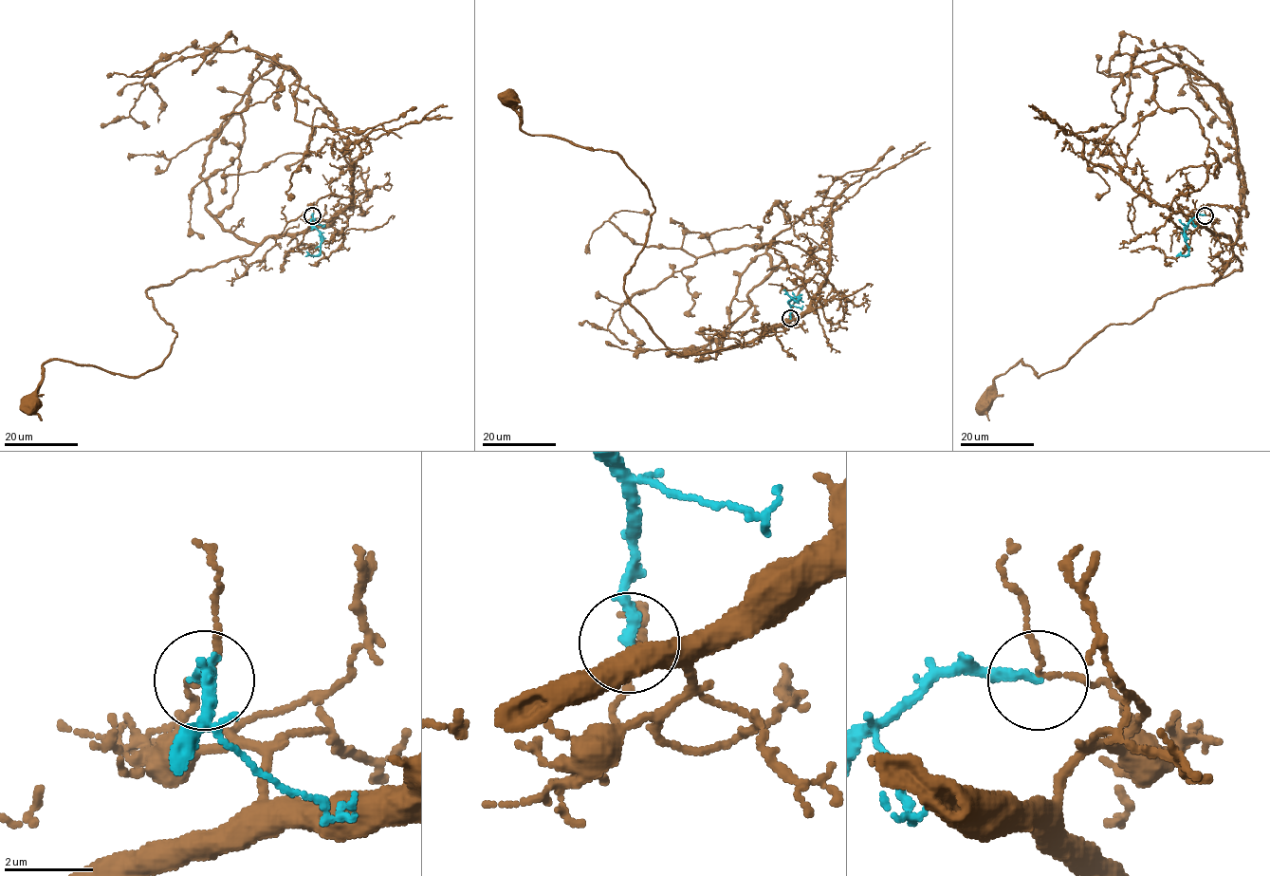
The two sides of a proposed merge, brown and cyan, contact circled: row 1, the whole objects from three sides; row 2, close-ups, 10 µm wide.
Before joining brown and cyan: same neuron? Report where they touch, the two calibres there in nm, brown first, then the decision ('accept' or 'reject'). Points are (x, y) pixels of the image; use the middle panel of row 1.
at (790, 318); 110 nm thick on the brown side, 240 nm on the other; reject

